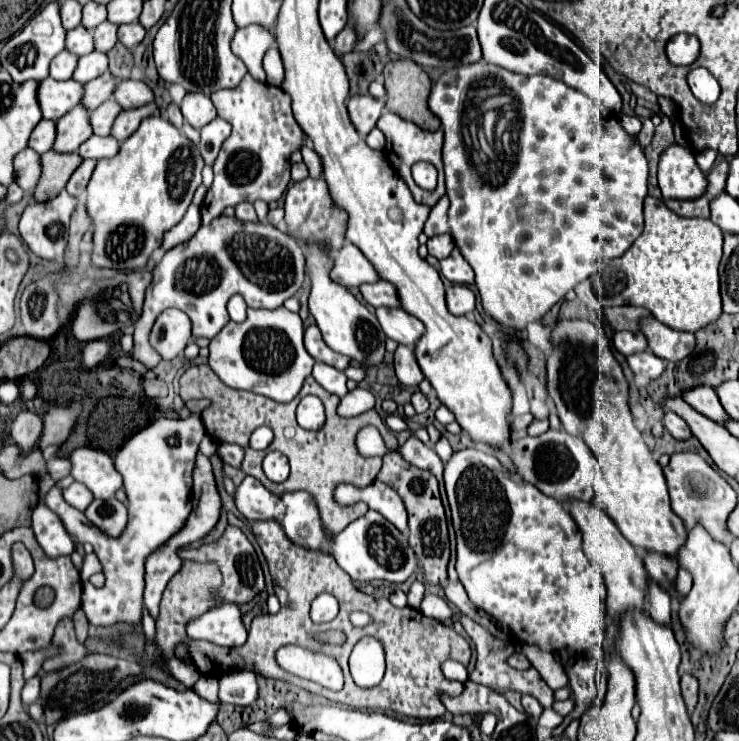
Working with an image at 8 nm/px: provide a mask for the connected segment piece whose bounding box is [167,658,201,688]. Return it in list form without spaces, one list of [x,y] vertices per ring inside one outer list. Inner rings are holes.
[[[178,658],[169,660],[167,666],[172,673],[172,676],[183,683],[186,688],[192,688],[201,676],[201,673],[194,665],[187,665],[181,662]]]

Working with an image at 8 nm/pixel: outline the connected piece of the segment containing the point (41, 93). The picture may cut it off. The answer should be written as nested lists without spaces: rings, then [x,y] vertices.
[[[44,78],[38,86],[38,102],[46,120],[58,120],[64,112],[80,104],[80,96],[84,96],[84,84],[76,80],[58,82],[52,78]]]

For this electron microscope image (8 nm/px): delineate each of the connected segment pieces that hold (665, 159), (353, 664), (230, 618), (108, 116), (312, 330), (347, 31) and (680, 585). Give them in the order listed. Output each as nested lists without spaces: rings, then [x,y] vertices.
[[[678,144],[666,148],[660,154],[658,186],[664,200],[690,200],[702,196],[706,190],[706,176],[698,168],[694,152],[680,148]]]
[[[364,636],[350,654],[350,672],[358,686],[376,686],[386,672],[386,654],[374,636]]]
[[[222,604],[192,618],[186,626],[186,633],[194,640],[208,640],[220,646],[242,646],[248,636],[242,612],[236,604]]]
[[[106,100],[102,106],[98,106],[90,118],[94,134],[96,136],[108,136],[112,124],[120,112],[122,112],[122,108],[118,108],[118,104],[114,104],[114,100]]]
[[[308,326],[306,332],[304,332],[304,344],[306,344],[306,350],[310,352],[310,356],[314,356],[314,360],[320,360],[328,366],[334,366],[338,370],[346,370],[348,366],[352,366],[352,360],[348,360],[348,356],[340,356],[338,352],[332,352],[324,340],[322,340],[322,334],[316,326]]]
[[[346,24],[346,28],[336,36],[336,50],[340,54],[346,54],[346,52],[352,52],[356,44],[356,30],[352,28],[352,24]]]
[[[680,568],[678,570],[678,578],[676,578],[676,590],[686,596],[690,592],[690,588],[692,588],[692,576],[686,570]]]

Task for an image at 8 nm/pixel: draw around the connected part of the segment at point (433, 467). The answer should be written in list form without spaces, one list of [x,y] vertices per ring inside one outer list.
[[[410,436],[410,438],[406,440],[406,444],[398,448],[398,452],[400,452],[406,460],[410,460],[416,468],[430,470],[430,472],[438,478],[438,482],[442,484],[442,460],[438,458],[438,454],[436,454],[432,448],[424,446],[416,436]]]

